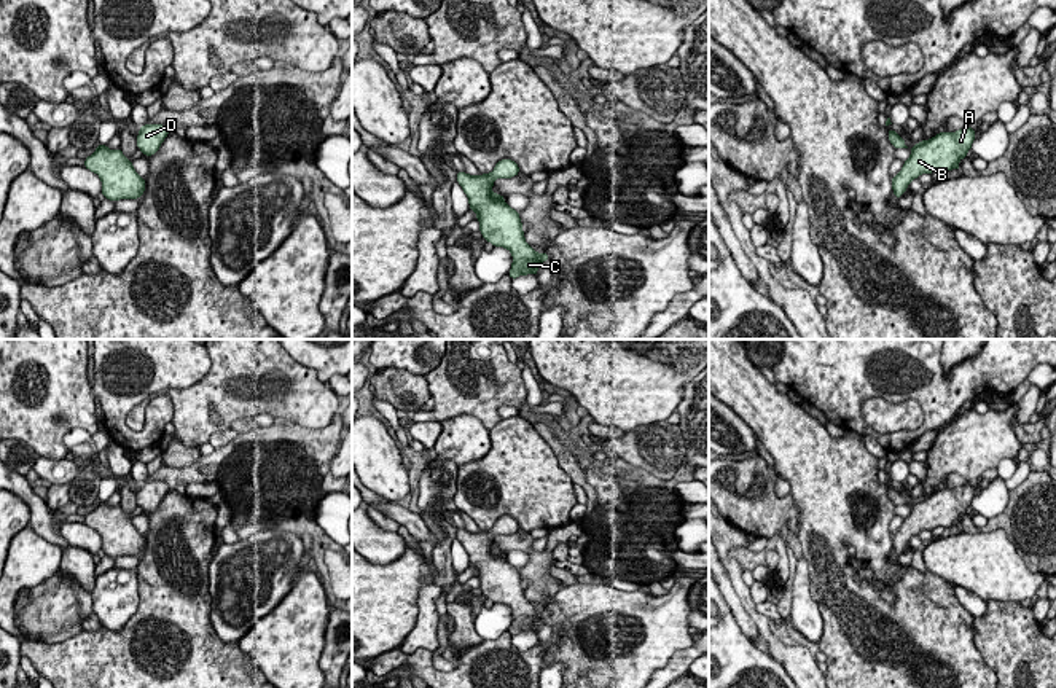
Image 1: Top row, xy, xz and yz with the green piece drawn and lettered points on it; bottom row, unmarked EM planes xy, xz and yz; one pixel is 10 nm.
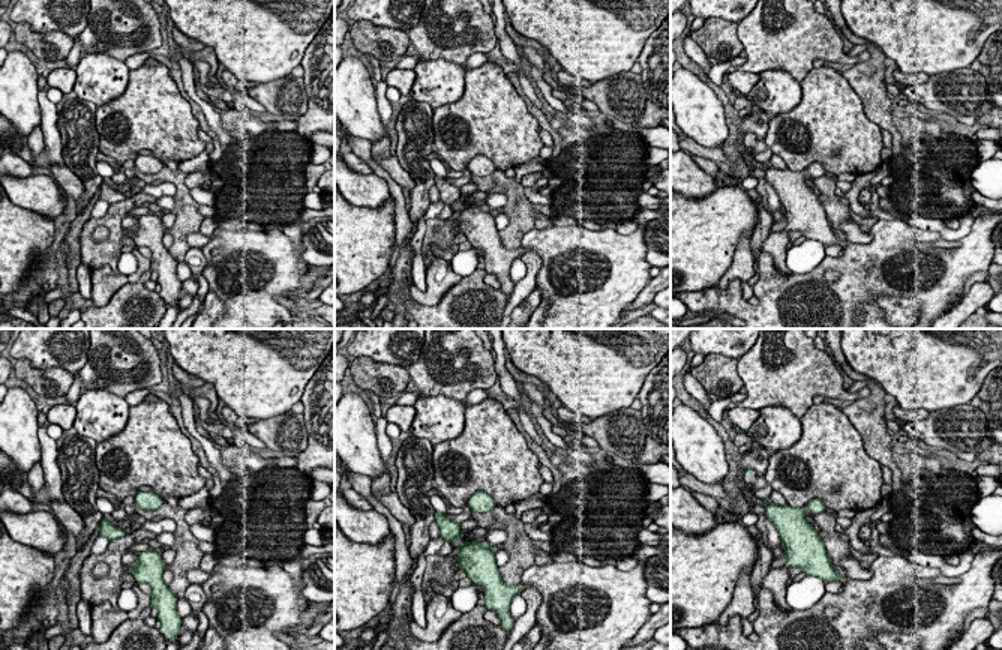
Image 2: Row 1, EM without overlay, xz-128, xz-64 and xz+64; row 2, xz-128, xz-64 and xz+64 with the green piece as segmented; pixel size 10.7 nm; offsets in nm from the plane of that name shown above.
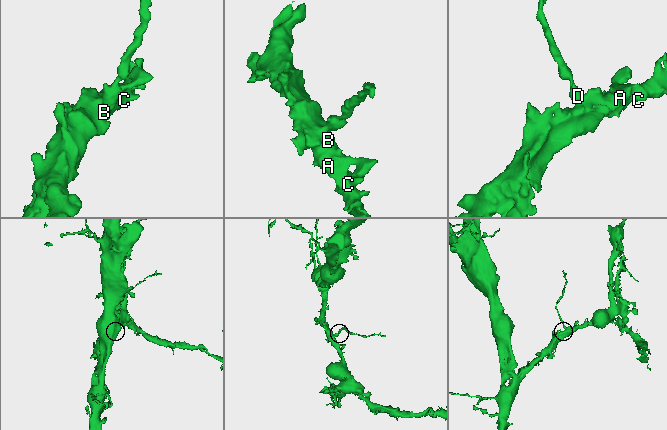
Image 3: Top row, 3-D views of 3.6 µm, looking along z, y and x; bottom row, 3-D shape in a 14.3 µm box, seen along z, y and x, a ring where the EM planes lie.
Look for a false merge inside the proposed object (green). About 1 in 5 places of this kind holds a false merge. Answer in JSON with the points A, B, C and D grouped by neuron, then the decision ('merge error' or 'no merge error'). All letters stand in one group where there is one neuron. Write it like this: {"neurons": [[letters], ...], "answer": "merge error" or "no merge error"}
{"neurons": [["A", "B", "C", "D"]], "answer": "no merge error"}

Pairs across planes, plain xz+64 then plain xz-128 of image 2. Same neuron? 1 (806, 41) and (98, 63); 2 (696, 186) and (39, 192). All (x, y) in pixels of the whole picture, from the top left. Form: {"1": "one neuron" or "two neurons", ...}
{"1": "two neurons", "2": "one neuron"}

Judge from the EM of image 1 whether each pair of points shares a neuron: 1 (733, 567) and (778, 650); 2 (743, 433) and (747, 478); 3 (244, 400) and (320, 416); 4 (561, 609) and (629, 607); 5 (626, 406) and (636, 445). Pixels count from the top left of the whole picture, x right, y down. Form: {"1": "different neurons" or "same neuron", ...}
{"1": "same neuron", "2": "different neurons", "3": "same neuron", "4": "same neuron", "5": "different neurons"}

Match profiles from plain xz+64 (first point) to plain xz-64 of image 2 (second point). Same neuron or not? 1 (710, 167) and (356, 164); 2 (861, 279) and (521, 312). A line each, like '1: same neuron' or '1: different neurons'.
1: same neuron
2: different neurons

